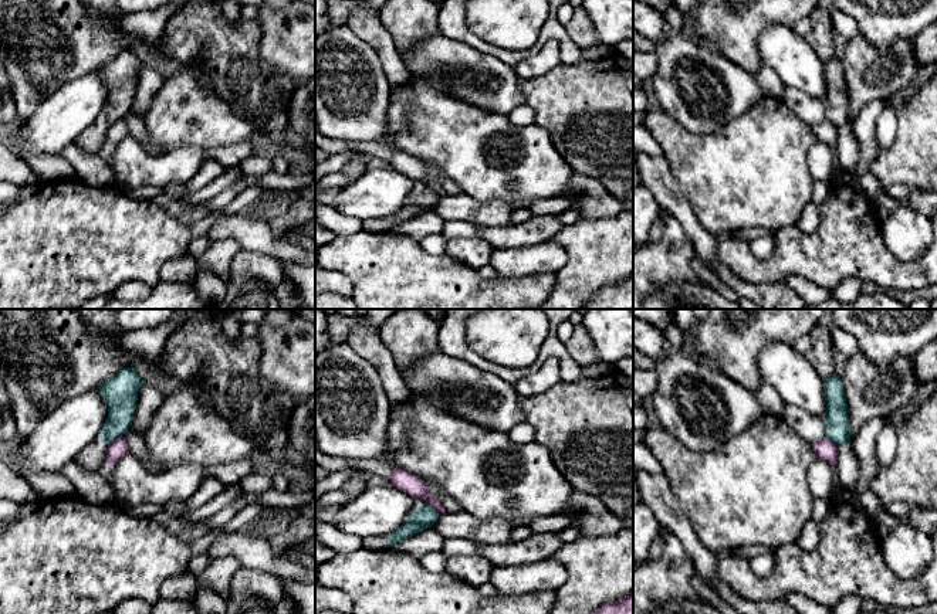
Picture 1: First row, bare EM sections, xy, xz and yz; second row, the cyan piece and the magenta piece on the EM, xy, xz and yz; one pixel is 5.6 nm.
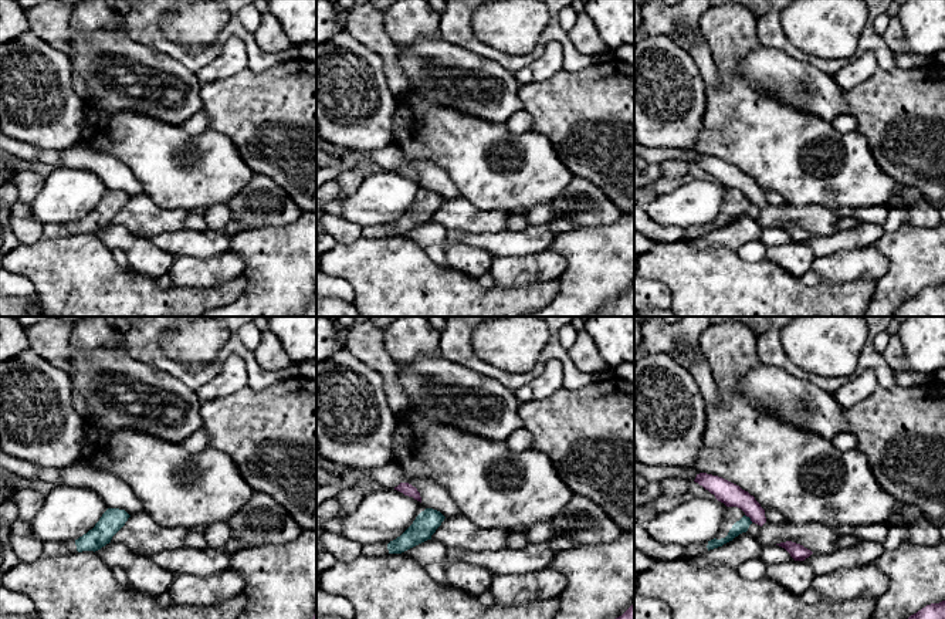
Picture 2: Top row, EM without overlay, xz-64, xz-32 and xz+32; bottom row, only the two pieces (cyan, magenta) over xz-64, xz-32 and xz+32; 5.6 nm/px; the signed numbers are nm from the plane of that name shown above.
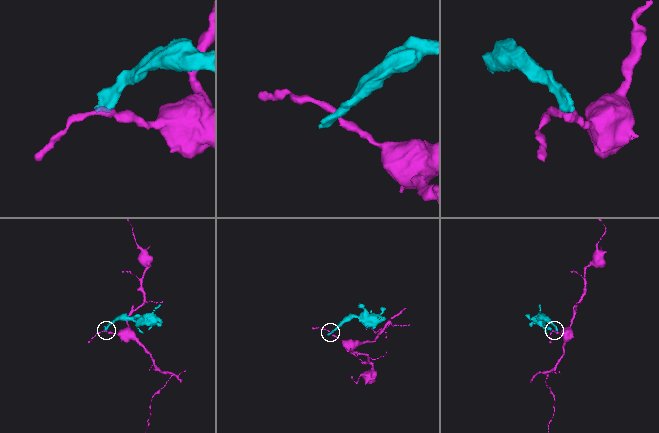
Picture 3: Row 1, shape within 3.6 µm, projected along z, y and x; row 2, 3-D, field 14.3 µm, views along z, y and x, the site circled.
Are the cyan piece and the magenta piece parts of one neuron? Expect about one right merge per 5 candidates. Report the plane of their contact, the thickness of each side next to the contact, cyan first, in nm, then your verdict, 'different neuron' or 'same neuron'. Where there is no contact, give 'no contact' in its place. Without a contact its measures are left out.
meets cyan in xz; 120 nm thick on the cyan side, 120 nm on the other; different neuron

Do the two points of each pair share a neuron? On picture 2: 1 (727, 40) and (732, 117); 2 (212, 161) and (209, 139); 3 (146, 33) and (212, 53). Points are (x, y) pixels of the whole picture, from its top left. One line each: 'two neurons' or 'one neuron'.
1: one neuron
2: one neuron
3: one neuron

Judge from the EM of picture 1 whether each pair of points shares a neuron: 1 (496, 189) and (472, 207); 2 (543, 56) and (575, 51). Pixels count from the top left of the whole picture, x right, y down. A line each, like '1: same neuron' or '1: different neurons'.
1: different neurons
2: different neurons

